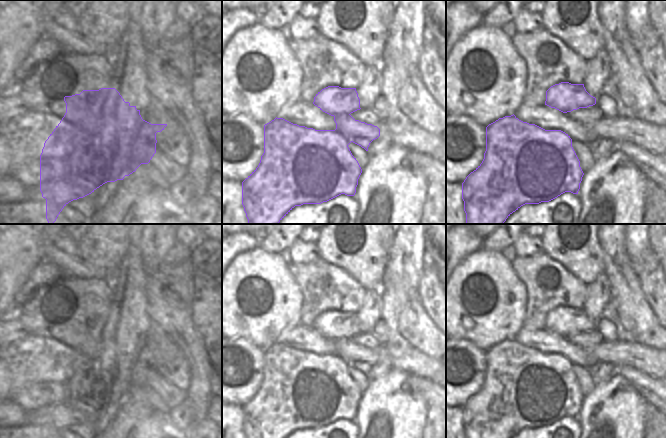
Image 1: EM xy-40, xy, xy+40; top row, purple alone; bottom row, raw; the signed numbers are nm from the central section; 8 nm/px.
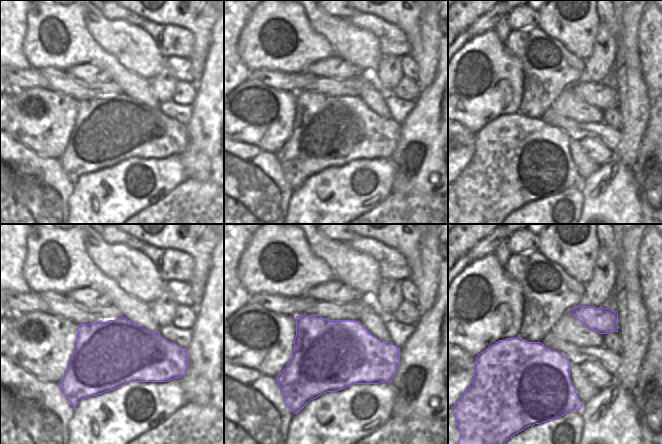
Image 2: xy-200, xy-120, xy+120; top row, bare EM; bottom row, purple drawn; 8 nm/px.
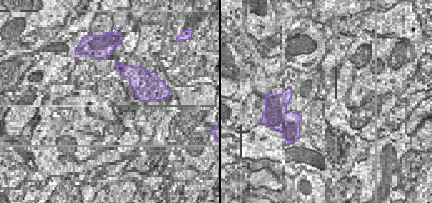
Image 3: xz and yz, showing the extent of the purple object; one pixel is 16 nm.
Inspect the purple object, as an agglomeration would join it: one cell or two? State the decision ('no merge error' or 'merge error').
merge error

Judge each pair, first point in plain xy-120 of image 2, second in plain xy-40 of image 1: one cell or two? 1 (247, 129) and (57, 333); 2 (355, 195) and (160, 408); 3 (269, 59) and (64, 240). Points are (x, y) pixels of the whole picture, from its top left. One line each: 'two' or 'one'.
1: one
2: two
3: one

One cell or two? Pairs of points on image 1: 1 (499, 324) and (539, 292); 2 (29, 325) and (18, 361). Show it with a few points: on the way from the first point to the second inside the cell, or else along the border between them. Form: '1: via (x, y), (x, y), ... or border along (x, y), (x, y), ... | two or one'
1: border along (520, 279), (525, 287), (525, 314), (521, 325) | two
2: via (31, 334), (18, 349), (18, 352) | one

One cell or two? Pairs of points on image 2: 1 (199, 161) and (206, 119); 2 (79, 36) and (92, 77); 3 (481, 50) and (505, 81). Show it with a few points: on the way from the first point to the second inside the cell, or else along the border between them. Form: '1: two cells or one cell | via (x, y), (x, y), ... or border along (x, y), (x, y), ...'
1: one cell | via (202, 151), (201, 129)
2: two cells | border along (66, 69), (92, 64), (109, 75)
3: one cell | via (488, 58), (489, 65), (497, 73)

